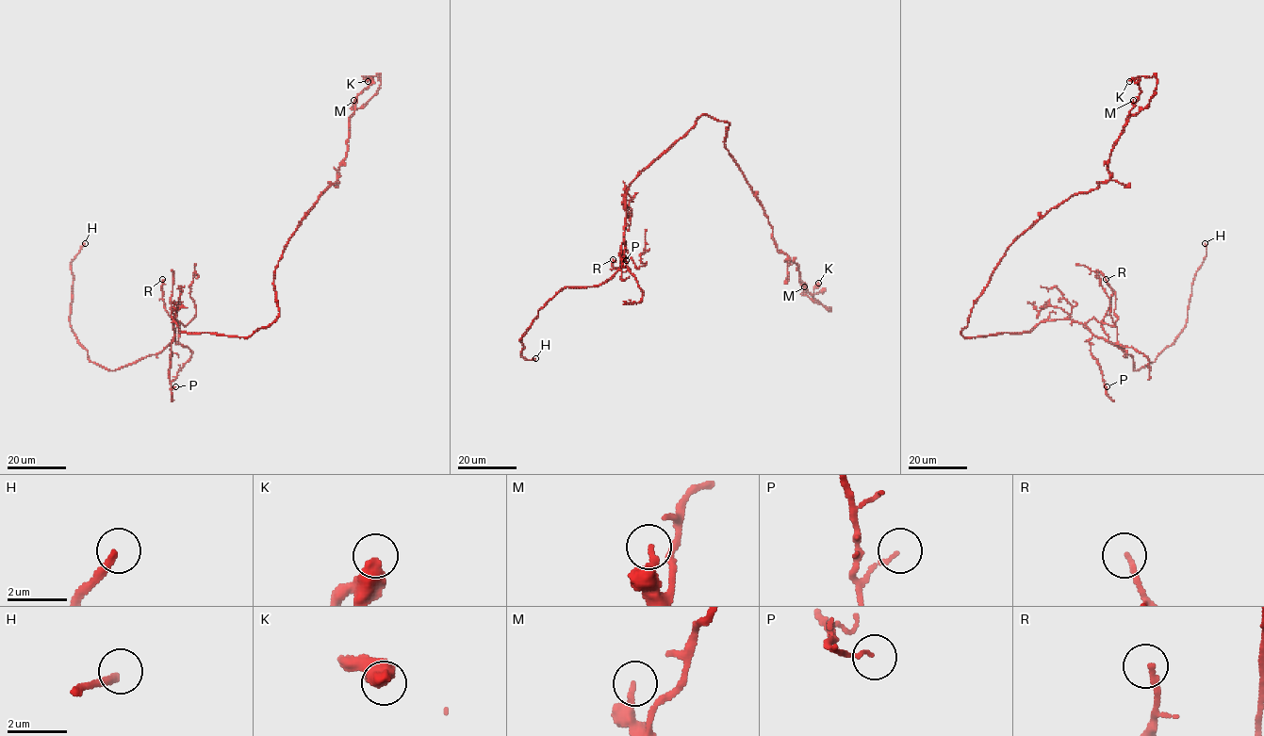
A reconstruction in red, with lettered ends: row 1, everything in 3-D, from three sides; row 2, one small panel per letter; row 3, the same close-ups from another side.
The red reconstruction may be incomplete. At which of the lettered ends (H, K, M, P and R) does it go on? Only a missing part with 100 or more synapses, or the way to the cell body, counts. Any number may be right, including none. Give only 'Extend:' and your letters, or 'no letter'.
Extend: H

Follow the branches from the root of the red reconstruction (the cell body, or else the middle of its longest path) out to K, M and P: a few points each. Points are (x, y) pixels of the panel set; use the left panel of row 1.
K: (248, 337), (278, 316), (274, 269), (337, 181), (350, 118), (380, 84), (363, 75), (368, 81)
M: (248, 337), (278, 316), (274, 269), (305, 215), (337, 181), (353, 100)
P: (248, 337), (182, 332), (174, 319), (169, 380), (171, 387), (175, 386)

